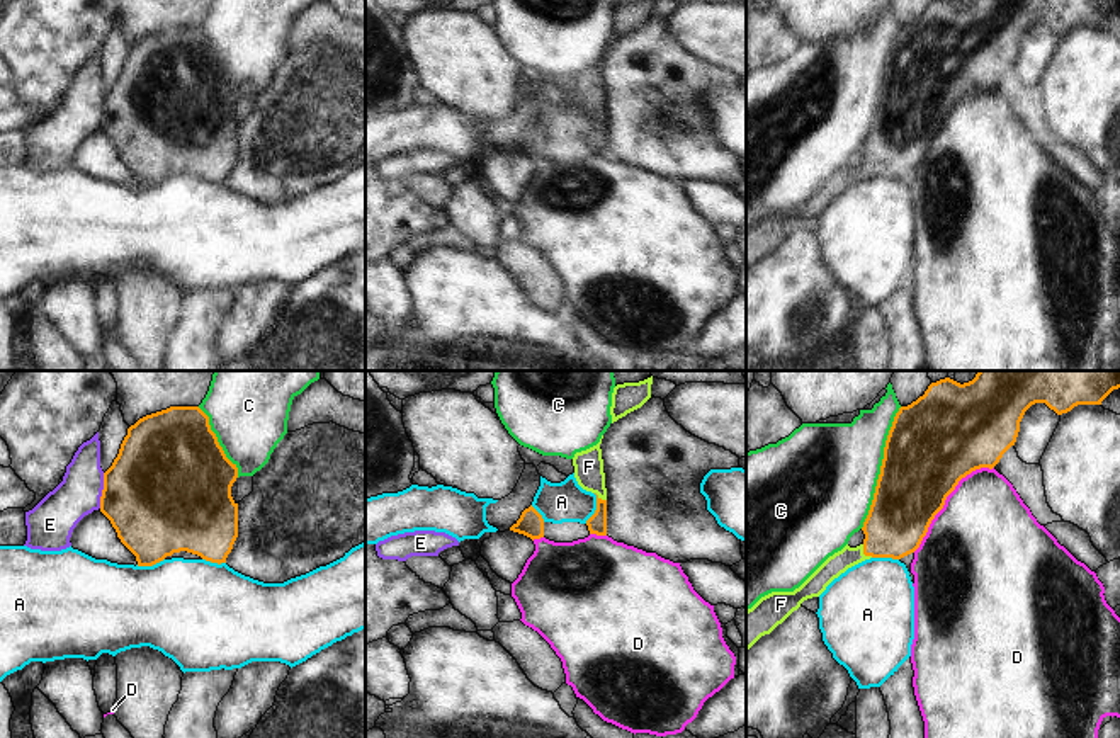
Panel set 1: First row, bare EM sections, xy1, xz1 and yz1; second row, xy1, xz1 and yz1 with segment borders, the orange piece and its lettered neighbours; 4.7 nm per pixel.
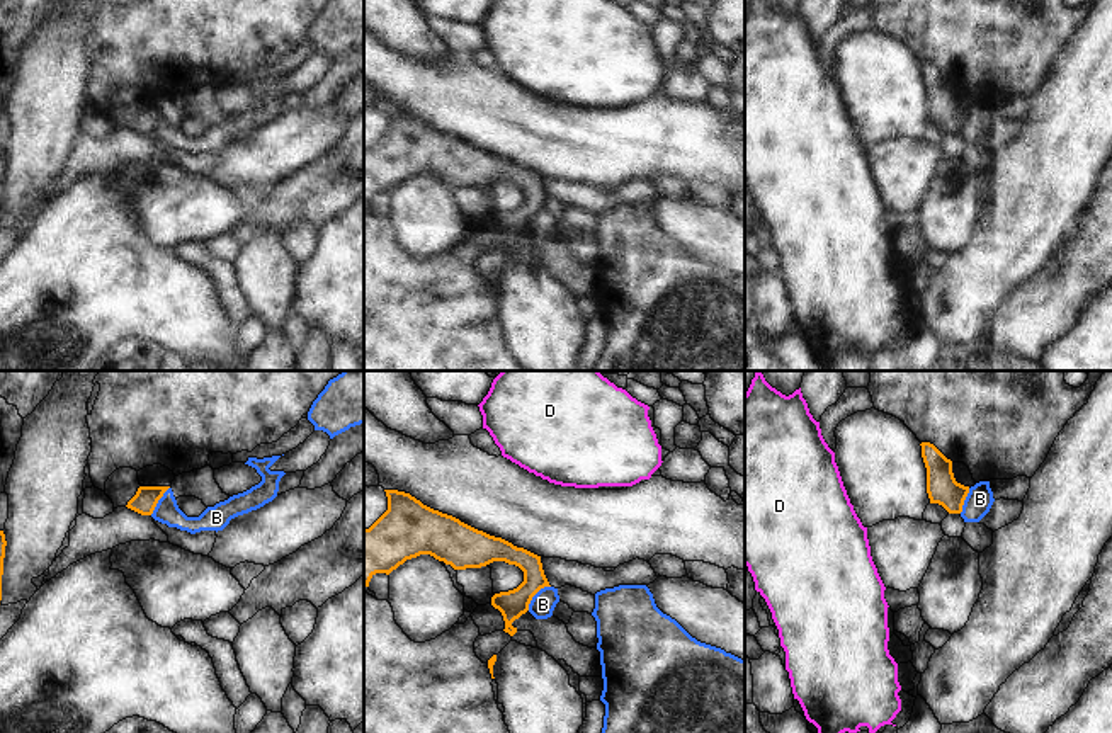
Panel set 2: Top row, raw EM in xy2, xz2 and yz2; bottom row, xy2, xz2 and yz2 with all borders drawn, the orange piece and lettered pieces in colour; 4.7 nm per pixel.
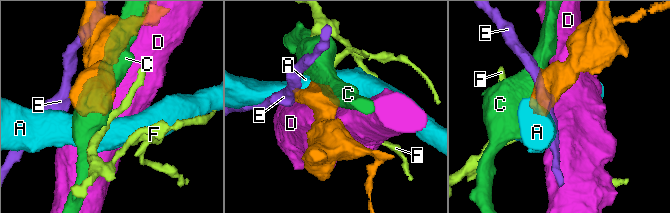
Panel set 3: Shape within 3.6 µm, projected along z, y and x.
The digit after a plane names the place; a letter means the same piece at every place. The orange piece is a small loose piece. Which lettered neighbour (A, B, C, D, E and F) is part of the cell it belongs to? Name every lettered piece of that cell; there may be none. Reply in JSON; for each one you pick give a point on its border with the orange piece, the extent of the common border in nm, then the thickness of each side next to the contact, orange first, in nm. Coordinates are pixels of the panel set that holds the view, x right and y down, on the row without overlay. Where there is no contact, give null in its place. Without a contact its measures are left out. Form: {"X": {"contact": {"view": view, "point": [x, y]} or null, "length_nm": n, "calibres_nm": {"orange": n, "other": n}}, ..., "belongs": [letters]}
{"F": {"contact": {"view": "yz1", "point": [864, 172]}, "length_nm": 80, "calibres_nm": {"orange": 300, "other": 100}}, "belongs": ["F"]}

